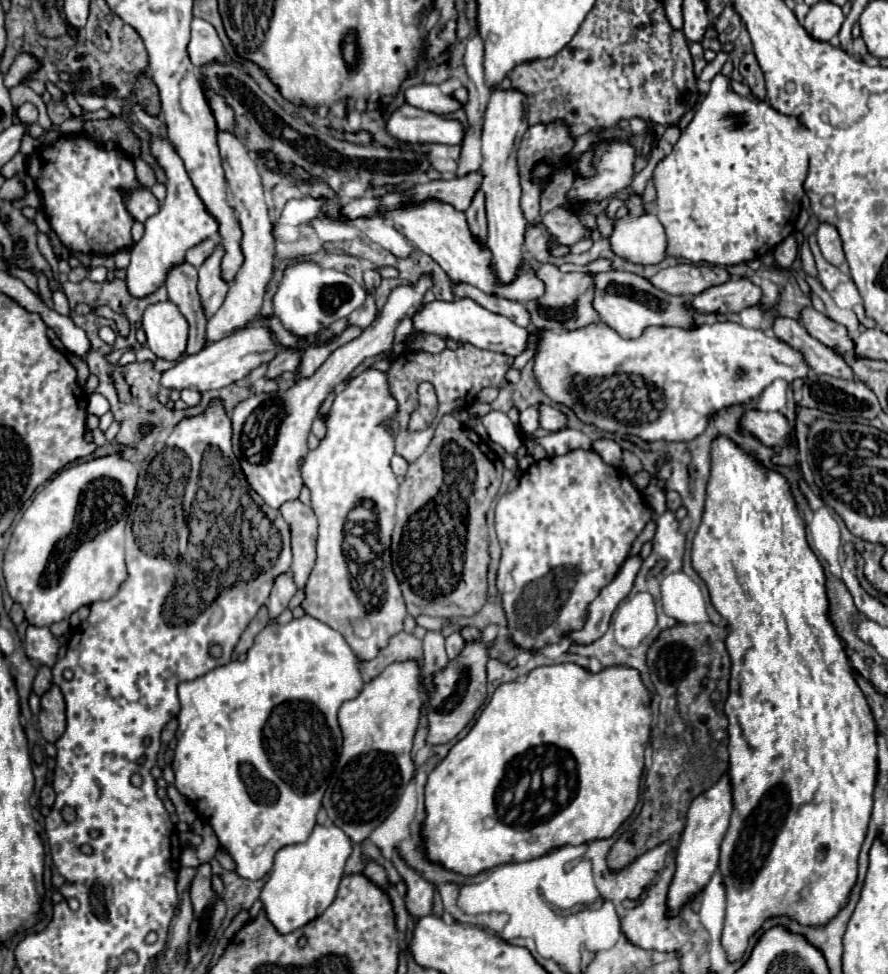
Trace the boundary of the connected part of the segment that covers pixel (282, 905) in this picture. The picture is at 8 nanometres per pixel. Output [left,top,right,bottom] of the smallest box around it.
[259,826,351,934]

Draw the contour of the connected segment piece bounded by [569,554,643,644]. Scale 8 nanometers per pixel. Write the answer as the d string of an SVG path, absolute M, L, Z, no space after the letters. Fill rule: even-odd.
M639 554L627 558L627 562L621 566L619 574L611 580L611 584L607 584L599 592L599 596L593 600L593 604L589 604L589 616L587 616L585 628L569 634L573 638L573 642L589 644L607 632L615 608L629 596L629 592L633 588L633 582L641 568L641 562L643 560Z

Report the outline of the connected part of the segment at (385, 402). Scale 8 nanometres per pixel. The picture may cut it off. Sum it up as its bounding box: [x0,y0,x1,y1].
[301,368,407,660]

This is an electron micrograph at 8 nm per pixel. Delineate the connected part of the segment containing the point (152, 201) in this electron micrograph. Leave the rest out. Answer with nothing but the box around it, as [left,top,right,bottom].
[121,188,159,222]

